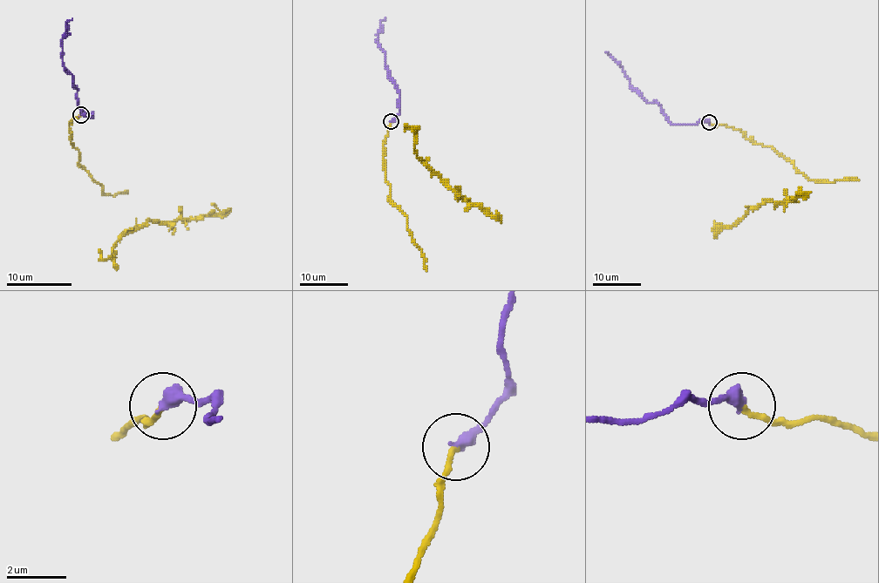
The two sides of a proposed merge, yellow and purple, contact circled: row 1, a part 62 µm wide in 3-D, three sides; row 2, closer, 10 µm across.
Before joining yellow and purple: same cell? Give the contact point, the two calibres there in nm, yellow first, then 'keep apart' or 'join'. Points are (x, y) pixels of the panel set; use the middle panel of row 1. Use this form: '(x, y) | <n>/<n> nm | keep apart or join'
(391, 121) | 170/440 nm | join

